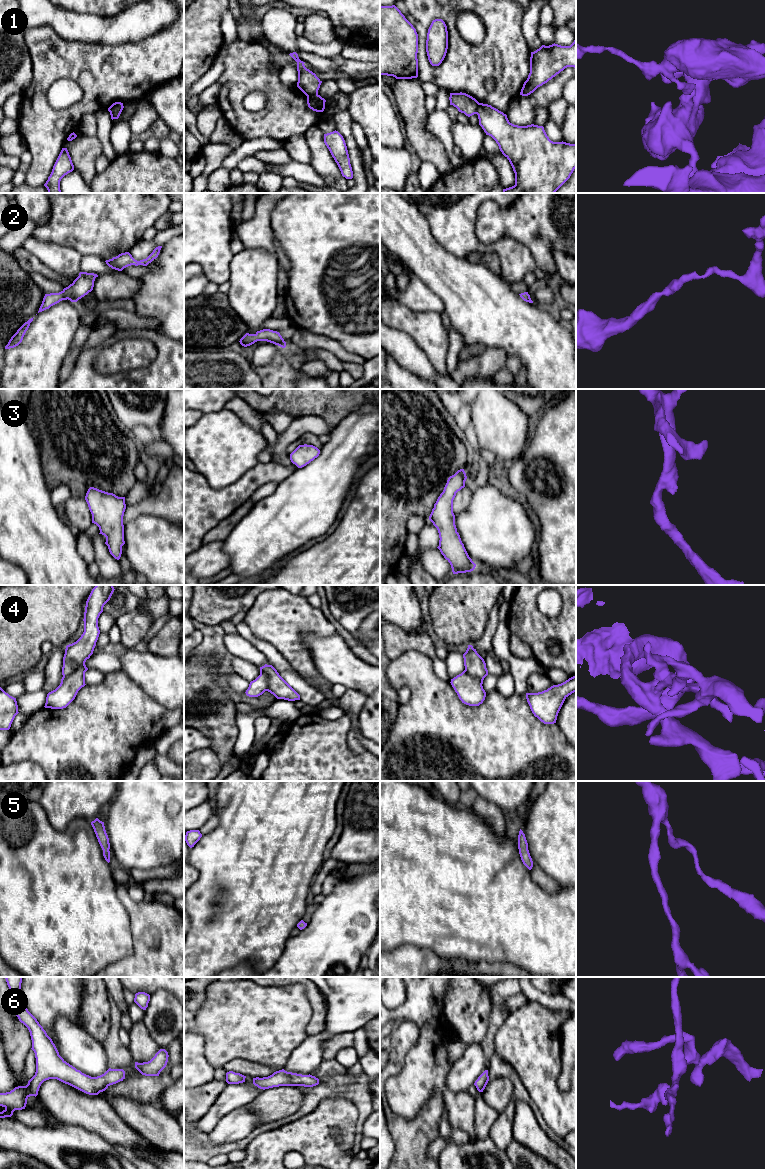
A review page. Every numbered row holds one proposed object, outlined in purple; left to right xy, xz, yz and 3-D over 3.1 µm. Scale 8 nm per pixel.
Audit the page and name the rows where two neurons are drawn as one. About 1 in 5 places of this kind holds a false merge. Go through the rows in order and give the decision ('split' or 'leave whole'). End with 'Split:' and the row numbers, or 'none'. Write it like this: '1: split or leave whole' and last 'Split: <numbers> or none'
1: split
2: leave whole
3: leave whole
4: leave whole
5: leave whole
6: leave whole
Split: 1

